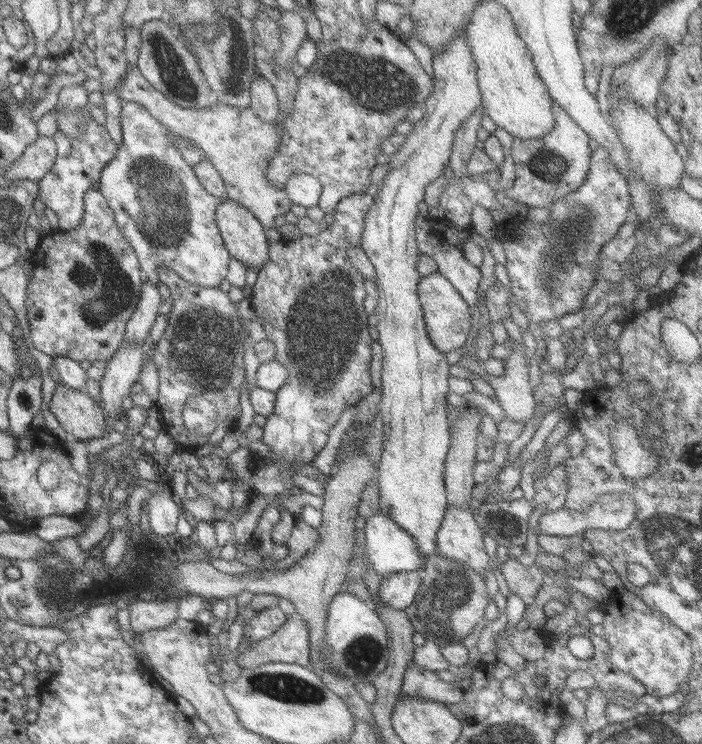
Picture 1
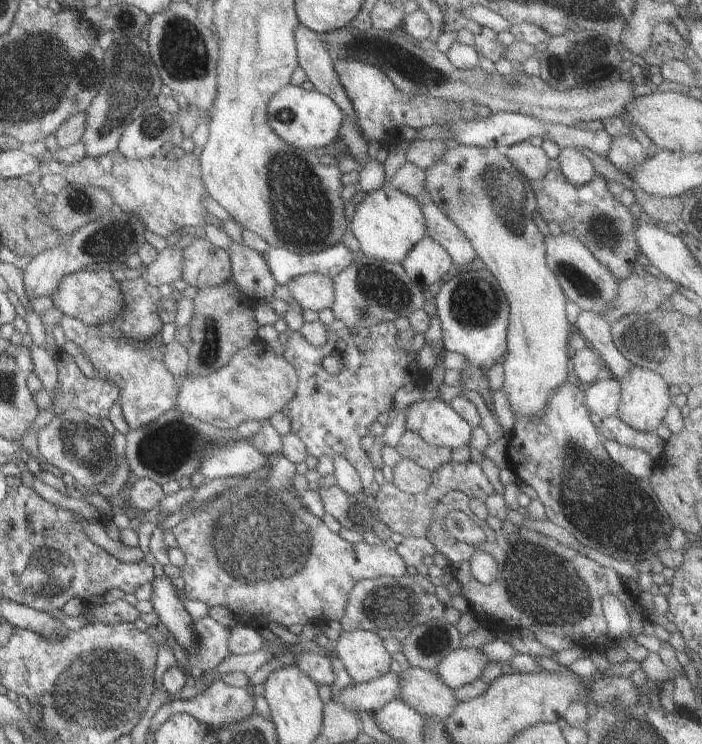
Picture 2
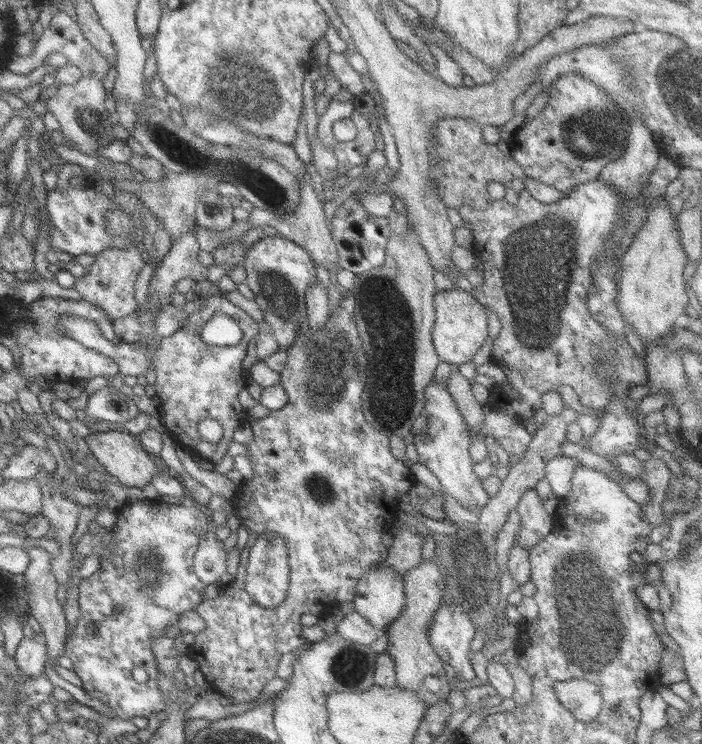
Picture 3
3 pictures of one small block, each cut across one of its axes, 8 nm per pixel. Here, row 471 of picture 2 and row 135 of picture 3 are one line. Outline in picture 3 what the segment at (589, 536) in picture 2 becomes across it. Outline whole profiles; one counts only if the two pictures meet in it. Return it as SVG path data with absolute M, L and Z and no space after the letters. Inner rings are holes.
M569 73L564 74L555 79L551 85L549 85L549 92L547 103L538 114L533 117L533 119L528 122L523 122L519 129L515 129L515 132L508 139L508 149L511 153L511 158L518 164L519 168L524 172L524 176L536 181L539 181L555 190L558 190L561 193L566 193L569 189L585 183L587 181L597 178L600 170L605 166L609 161L619 157L619 154L623 153L623 147L625 147L625 133L627 133L627 126L625 126L625 114L619 110L618 102L611 99L599 86L581 78L579 74Z

